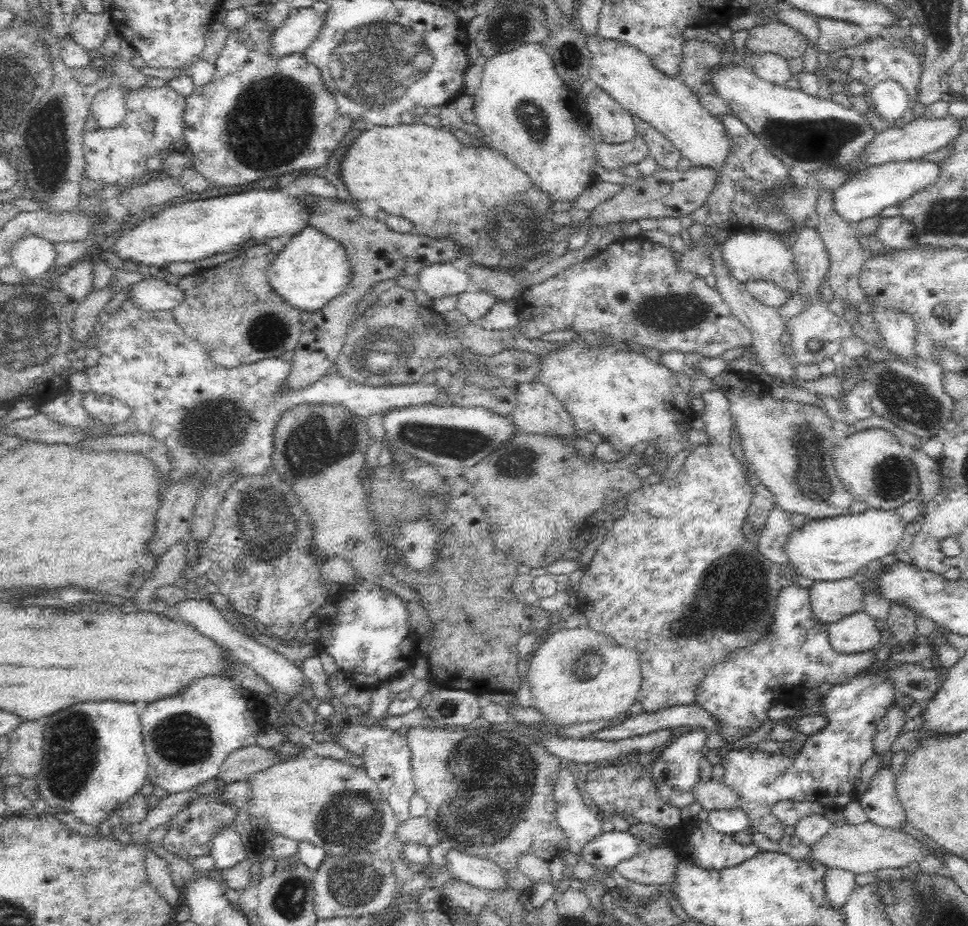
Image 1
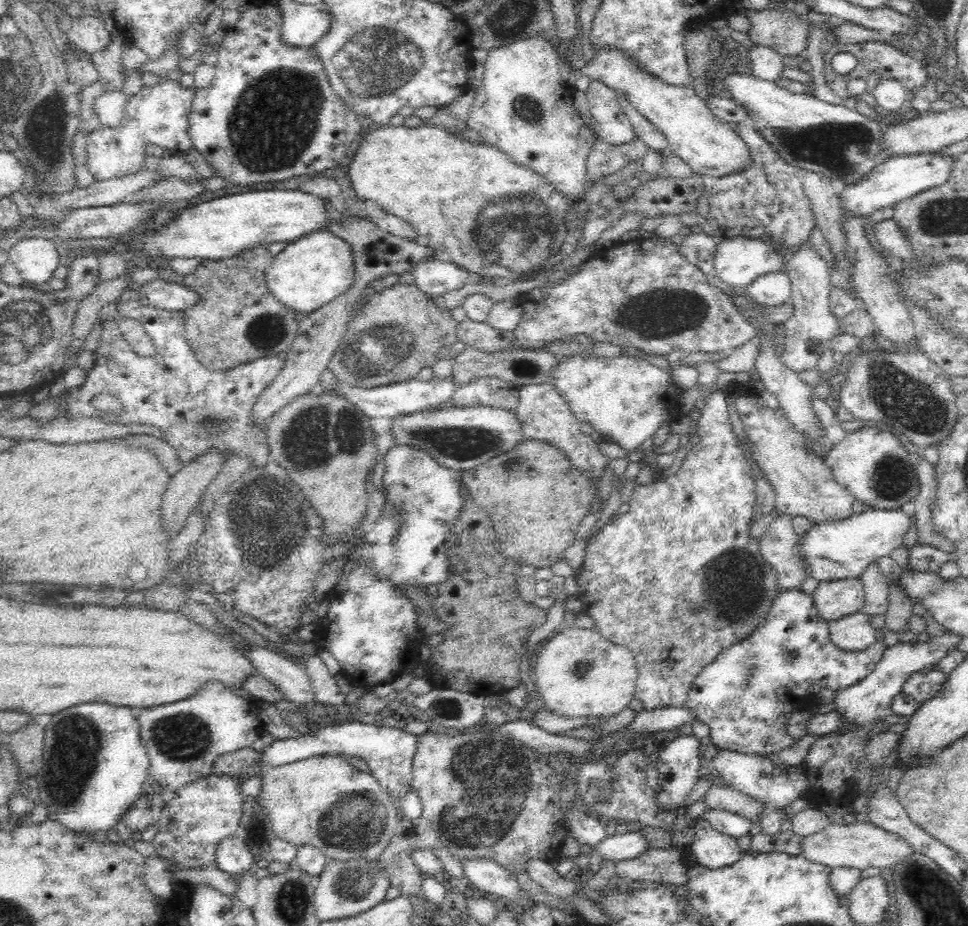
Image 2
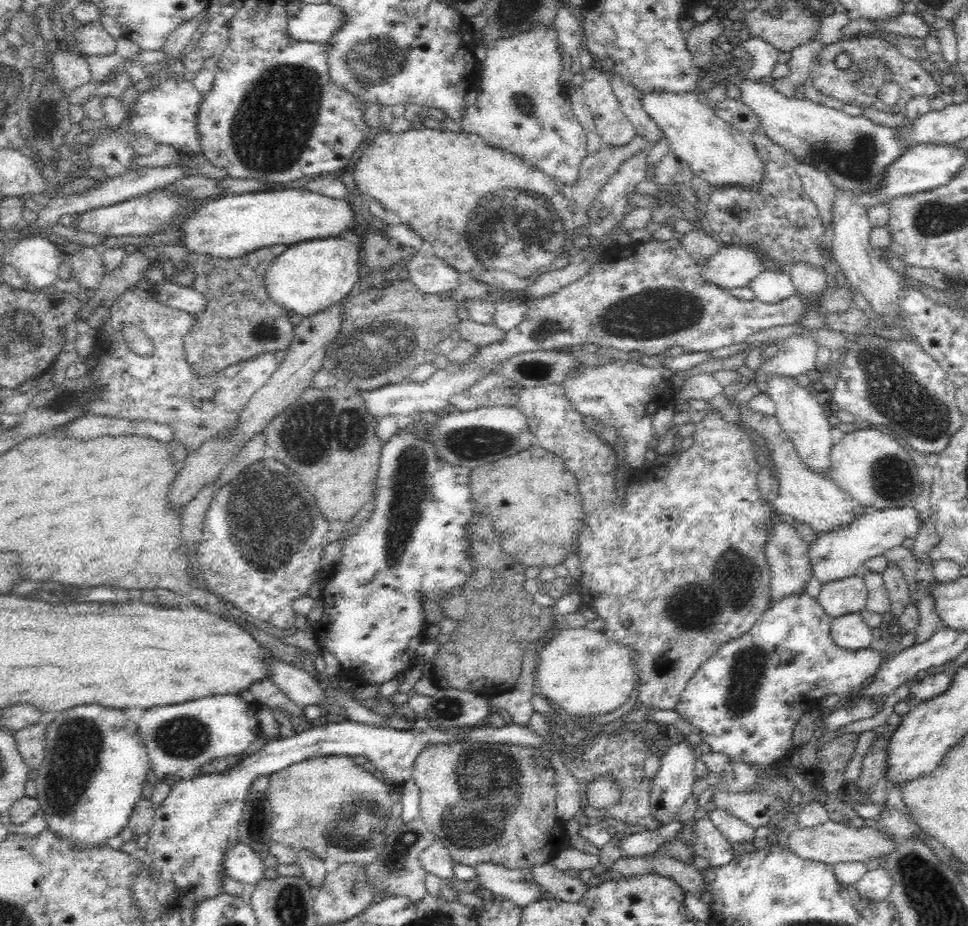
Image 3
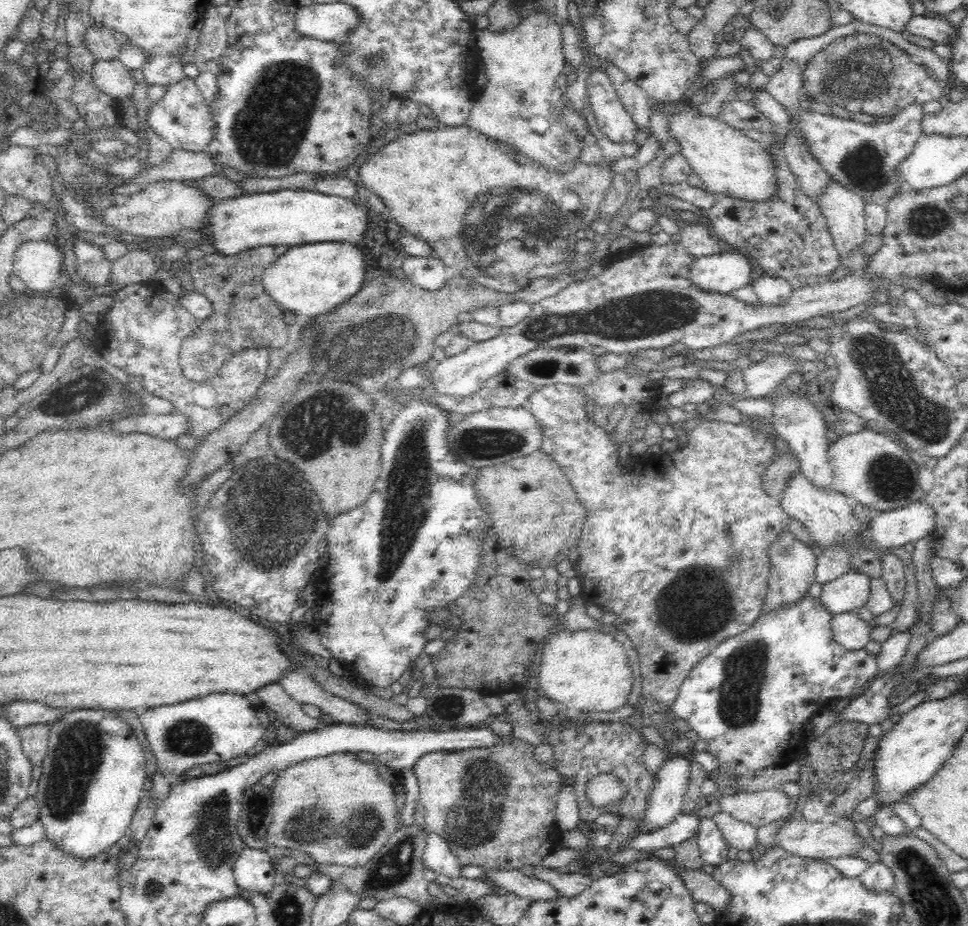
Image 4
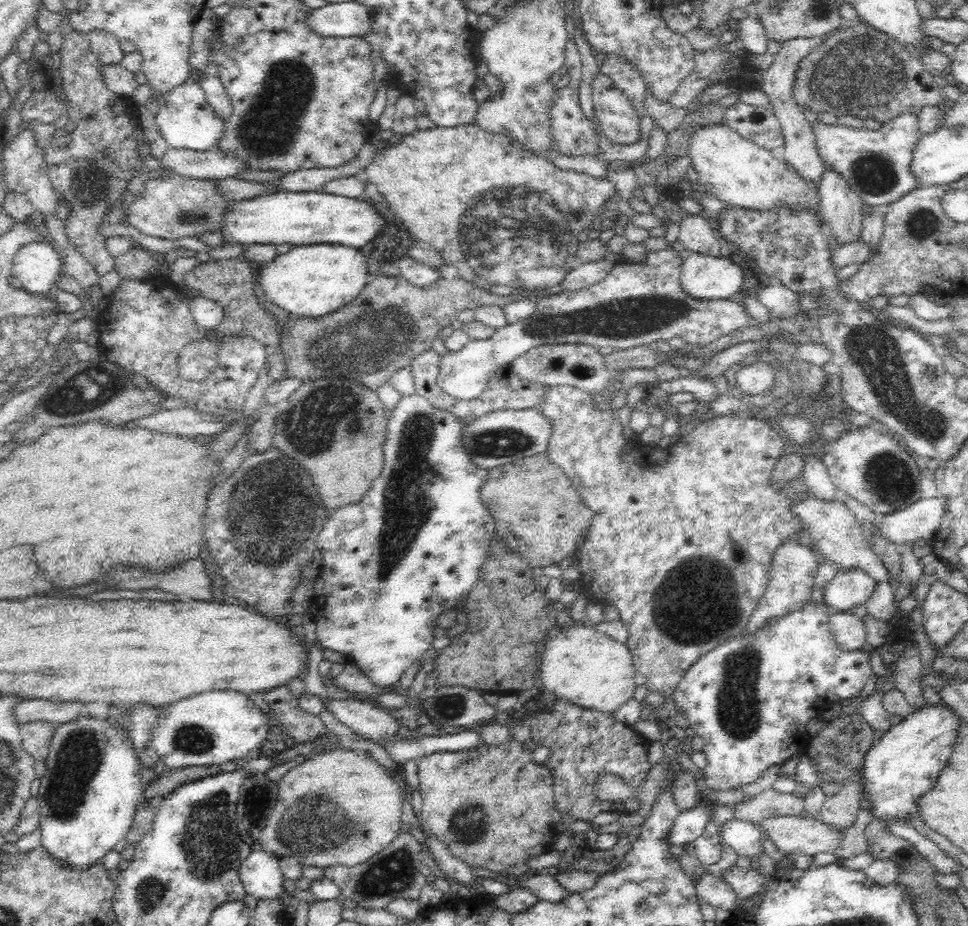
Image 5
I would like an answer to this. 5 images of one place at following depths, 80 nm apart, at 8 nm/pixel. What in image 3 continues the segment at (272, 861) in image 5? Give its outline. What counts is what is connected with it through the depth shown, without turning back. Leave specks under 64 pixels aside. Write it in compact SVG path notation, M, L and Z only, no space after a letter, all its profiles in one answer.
M241 841L224 850L222 870L243 886L262 880L265 868L263 855Z

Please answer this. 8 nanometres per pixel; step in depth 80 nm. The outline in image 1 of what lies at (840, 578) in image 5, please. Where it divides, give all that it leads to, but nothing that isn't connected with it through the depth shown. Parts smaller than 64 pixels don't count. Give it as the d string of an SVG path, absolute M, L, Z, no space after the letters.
M855 578L816 582L809 589L813 619L827 626L863 610L861 586Z

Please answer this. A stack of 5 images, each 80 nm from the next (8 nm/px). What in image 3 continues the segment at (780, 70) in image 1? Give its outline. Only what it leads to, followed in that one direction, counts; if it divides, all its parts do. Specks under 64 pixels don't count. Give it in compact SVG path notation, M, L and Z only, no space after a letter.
M744 35L744 55L752 61L752 69L743 79L760 81L770 77L778 63L778 49L761 38Z

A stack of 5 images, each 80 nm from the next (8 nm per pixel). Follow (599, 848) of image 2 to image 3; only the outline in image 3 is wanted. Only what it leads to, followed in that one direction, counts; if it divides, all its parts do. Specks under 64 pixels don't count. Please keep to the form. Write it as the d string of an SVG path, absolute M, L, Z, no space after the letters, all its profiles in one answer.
M676 820L654 830L636 832L630 836L620 837L616 849L621 858L634 858L659 851L660 846L668 841L675 841L676 834L682 832L682 824Z

